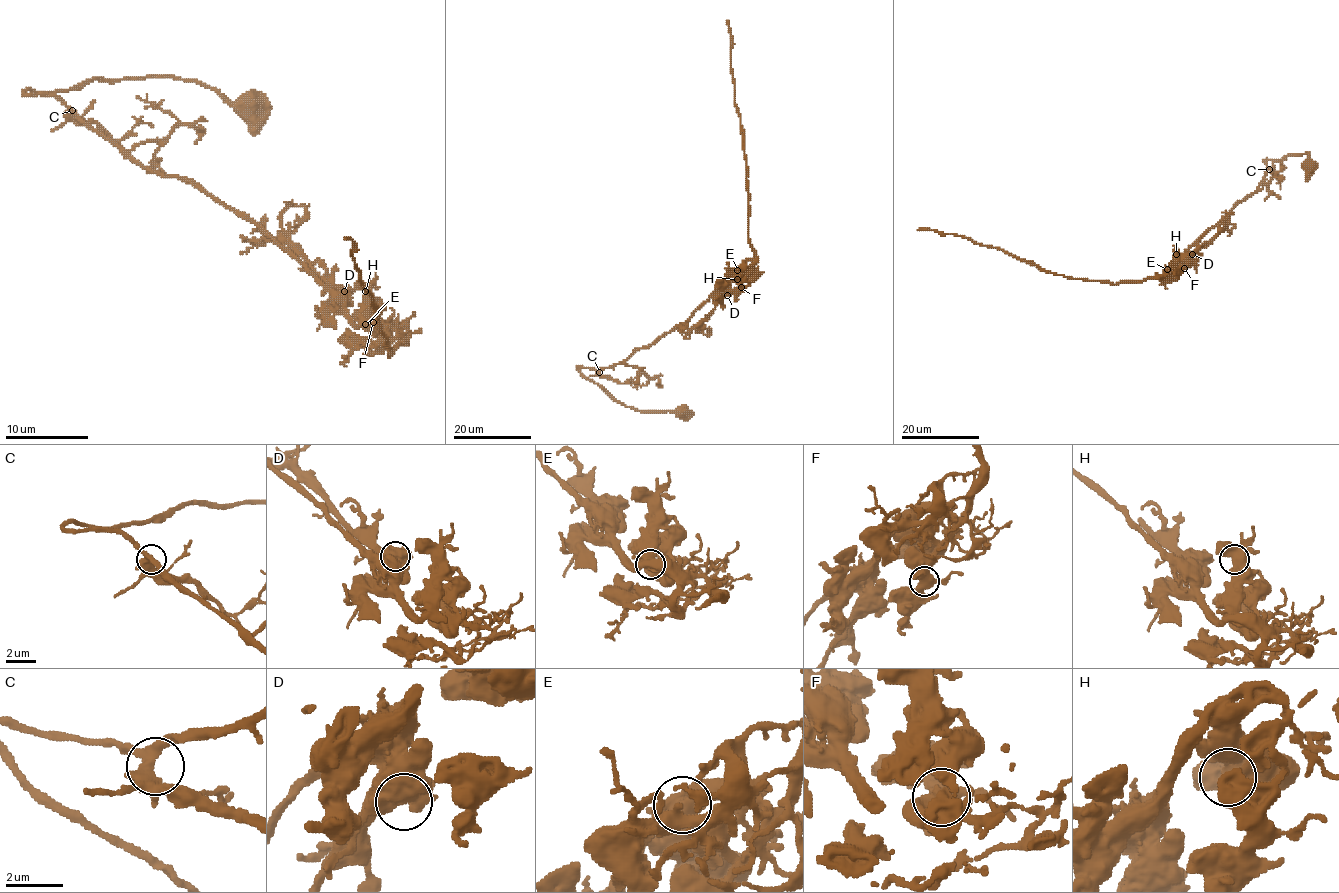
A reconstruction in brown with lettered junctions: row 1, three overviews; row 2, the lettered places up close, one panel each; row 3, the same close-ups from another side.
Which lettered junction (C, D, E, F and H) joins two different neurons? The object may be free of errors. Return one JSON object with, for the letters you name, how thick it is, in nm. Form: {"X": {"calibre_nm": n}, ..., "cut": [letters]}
{"cut": []}

